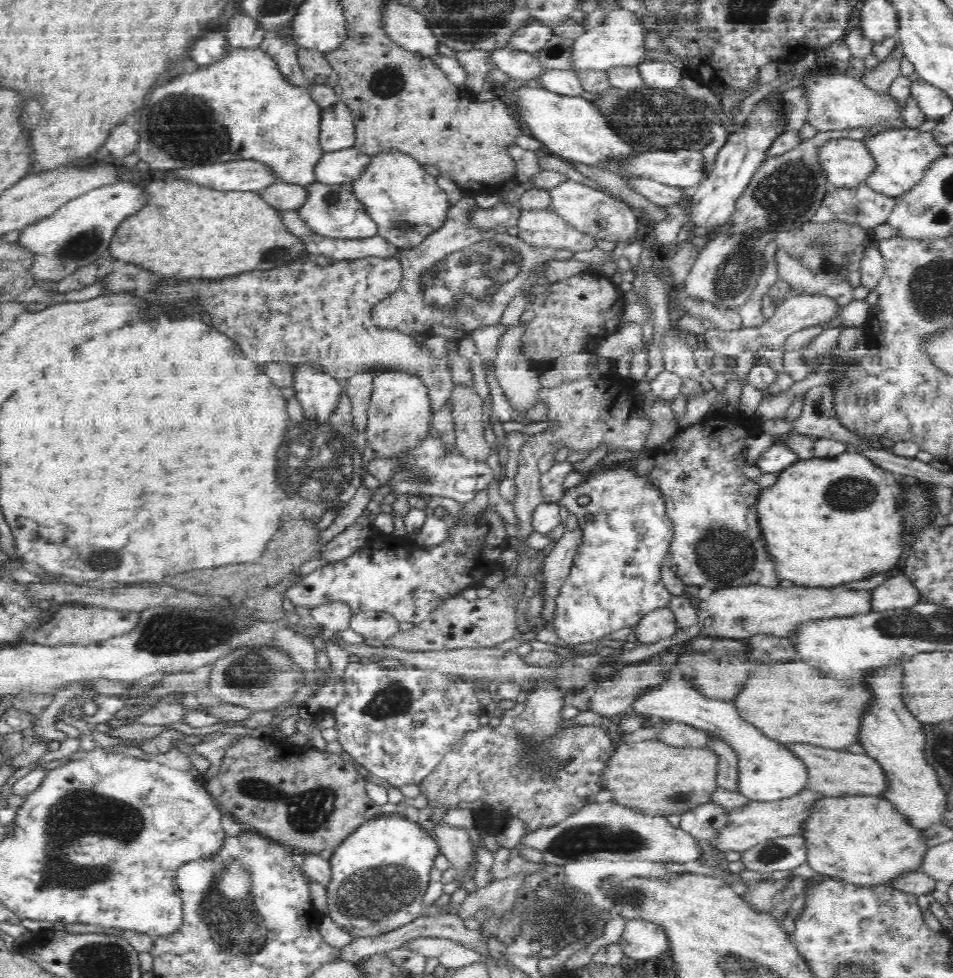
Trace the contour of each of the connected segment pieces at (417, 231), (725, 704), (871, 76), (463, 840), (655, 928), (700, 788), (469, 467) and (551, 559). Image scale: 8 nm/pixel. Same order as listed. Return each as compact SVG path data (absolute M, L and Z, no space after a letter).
M384 153L371 157L366 174L353 182L353 193L378 223L378 235L400 248L418 246L449 220L451 206L446 192L438 187L436 178L427 174L424 166L414 157L402 153Z
M677 677L648 691L633 708L642 715L679 720L705 730L711 738L722 739L738 757L739 792L754 801L792 798L807 789L809 772L803 759L787 743L770 738L761 728L744 720L734 699L710 698L696 689L690 680Z
M894 39L895 44L890 56L884 60L879 60L879 63L861 78L861 81L872 90L887 92L894 79L901 75L900 60L904 58L905 52L900 39Z
M443 820L434 826L434 834L440 853L449 861L449 865L459 870L460 874L471 858L473 849L470 836L462 827L454 826Z
M635 917L627 920L618 943L625 956L642 961L669 952L670 942L666 929L660 923Z
M658 739L630 744L621 742L612 753L607 769L602 772L603 786L615 793L613 800L620 804L645 810L652 814L683 815L686 811L713 800L714 792L719 789L717 783L719 762L719 754L716 754L709 742L702 744L702 746L674 746Z
M432 430L432 436L426 438L422 445L400 457L407 458L409 463L403 471L396 473L390 482L394 492L400 495L403 493L416 496L430 494L464 503L476 498L476 494L480 494L484 488L487 489L490 482L494 482L494 472L486 461L467 461L457 451L453 453L444 451L435 430Z
M581 526L574 530L564 531L562 537L557 540L550 554L544 556L543 570L540 579L545 593L545 605L543 606L543 618L550 623L550 618L554 614L554 598L558 594L558 588L562 586L566 577L570 574L574 557L582 544L583 530Z

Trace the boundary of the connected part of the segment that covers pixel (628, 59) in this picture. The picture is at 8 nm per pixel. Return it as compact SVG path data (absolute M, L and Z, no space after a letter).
M620 9L605 13L605 20L574 39L570 48L570 68L581 70L606 70L614 67L636 66L646 52L644 46L645 28L632 11Z

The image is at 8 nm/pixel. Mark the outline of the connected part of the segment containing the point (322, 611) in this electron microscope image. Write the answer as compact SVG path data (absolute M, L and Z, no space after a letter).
M334 600L311 607L313 620L332 633L347 629L353 614L352 607L343 600Z

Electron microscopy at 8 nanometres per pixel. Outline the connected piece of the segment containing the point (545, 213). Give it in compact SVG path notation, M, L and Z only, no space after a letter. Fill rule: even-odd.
M548 209L522 211L517 220L519 235L529 244L590 250L596 246L596 239L572 226L558 212Z

